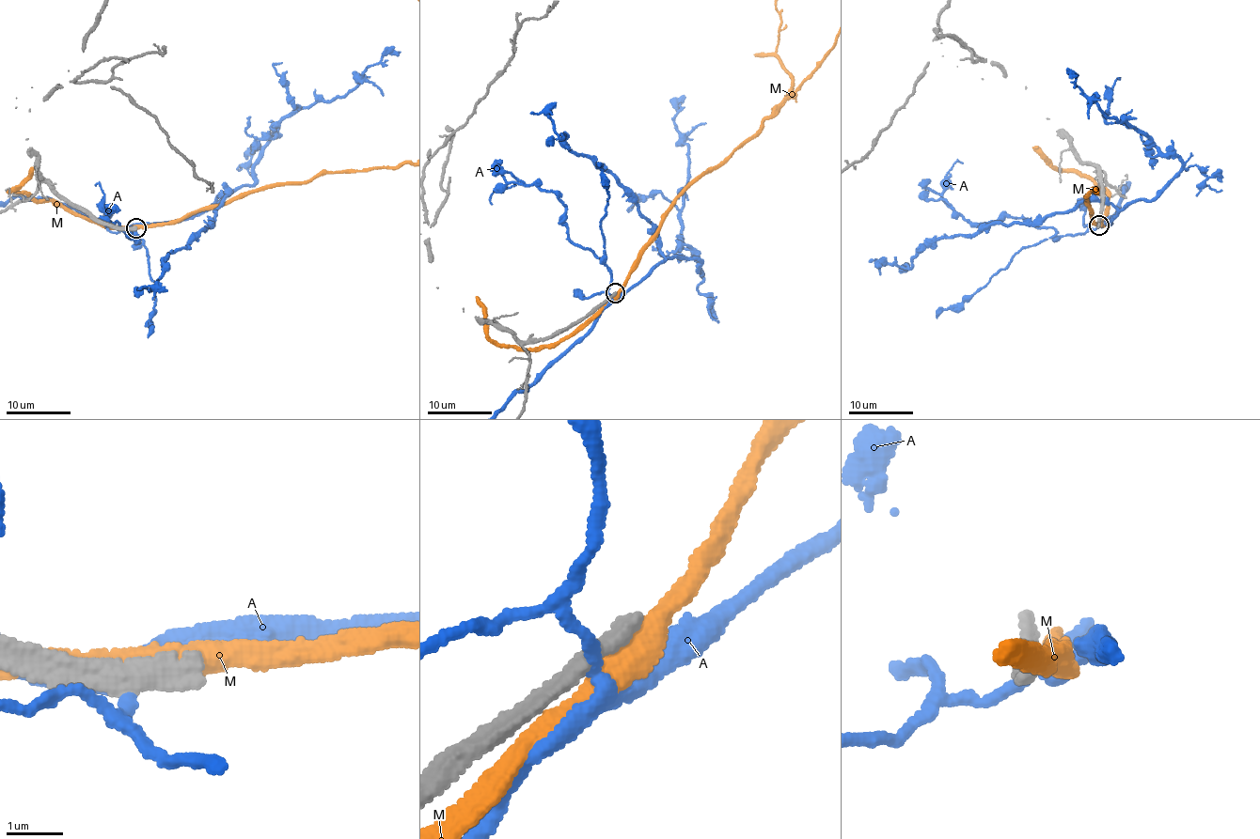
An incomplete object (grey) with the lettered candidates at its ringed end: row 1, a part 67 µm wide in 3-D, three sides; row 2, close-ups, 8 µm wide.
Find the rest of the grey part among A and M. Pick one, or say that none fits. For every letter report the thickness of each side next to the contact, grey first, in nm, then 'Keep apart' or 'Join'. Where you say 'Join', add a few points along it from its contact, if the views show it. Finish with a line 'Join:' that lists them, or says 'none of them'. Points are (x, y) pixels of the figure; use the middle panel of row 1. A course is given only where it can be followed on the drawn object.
A: Thickness 340 nm (grey) against 240 nm. Keep apart
M: Thickness 420 nm (grey) against 480 nm. Keep apart
Join: none of them

